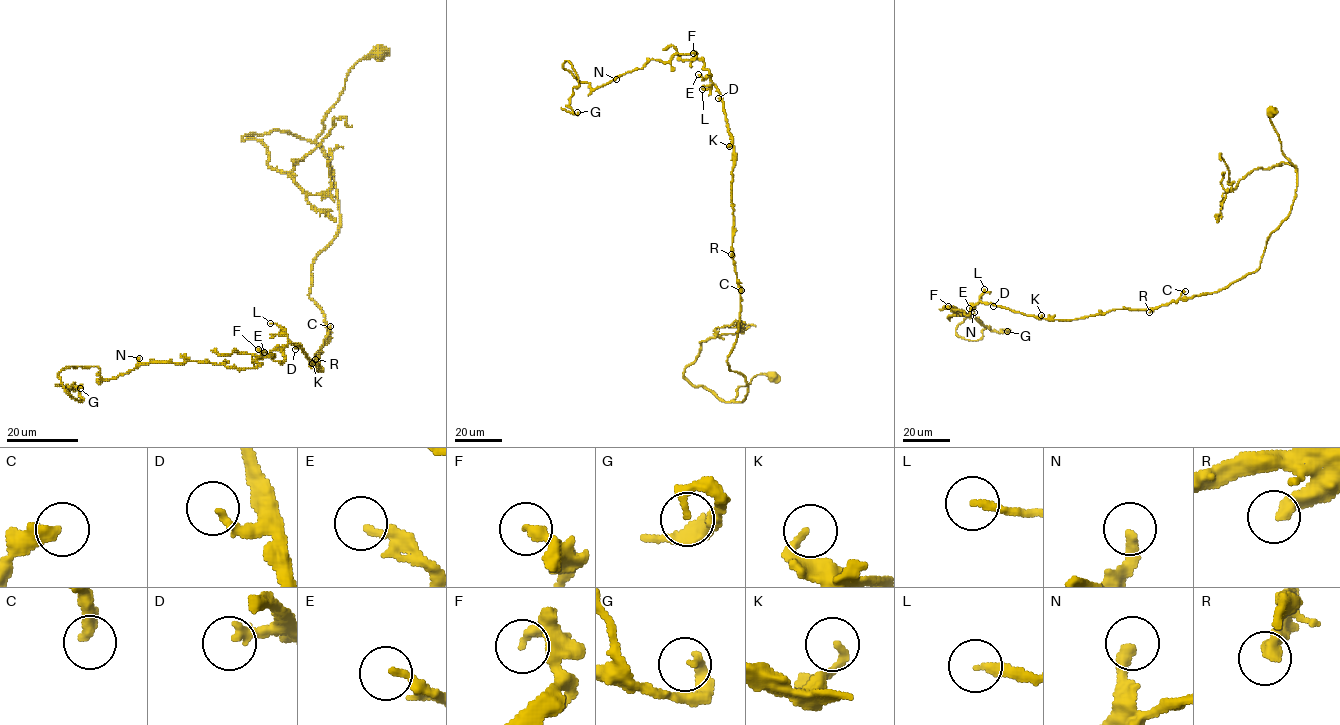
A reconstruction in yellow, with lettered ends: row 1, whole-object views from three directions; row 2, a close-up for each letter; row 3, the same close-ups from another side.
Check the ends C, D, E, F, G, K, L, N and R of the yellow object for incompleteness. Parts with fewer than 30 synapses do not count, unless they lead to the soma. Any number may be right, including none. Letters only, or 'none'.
L

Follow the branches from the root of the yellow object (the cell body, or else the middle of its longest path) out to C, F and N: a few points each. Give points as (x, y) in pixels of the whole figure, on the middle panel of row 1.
C: (773, 375), (756, 375), (732, 401), (743, 400), (748, 387), (727, 362), (741, 290)
F: (773, 375), (756, 375), (732, 401), (748, 387), (727, 362), (740, 311), (734, 150), (720, 93), (693, 53)
N: (773, 375), (732, 401), (748, 387), (727, 362), (734, 150), (710, 72), (675, 54), (616, 79)

